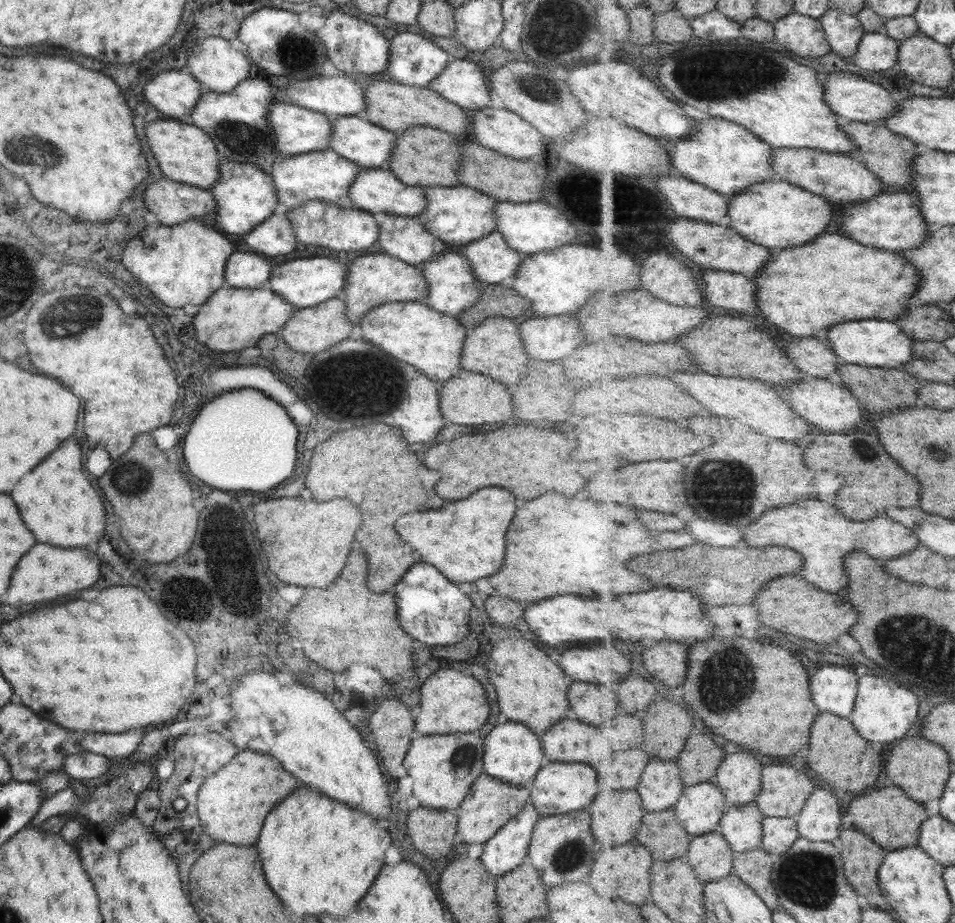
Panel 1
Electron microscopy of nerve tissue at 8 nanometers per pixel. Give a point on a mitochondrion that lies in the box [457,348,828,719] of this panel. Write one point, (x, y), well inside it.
(732, 493)

